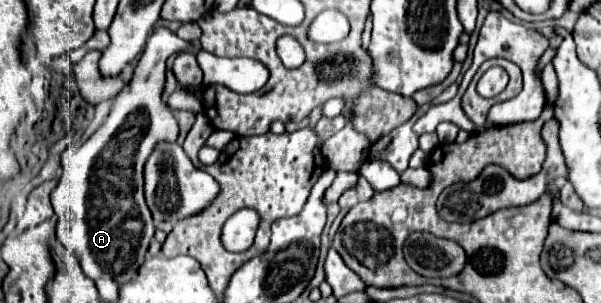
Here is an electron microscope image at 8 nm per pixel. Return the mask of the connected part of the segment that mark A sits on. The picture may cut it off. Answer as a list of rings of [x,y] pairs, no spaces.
[[[155,27],[151,37],[147,39],[147,47],[133,71],[131,81],[113,97],[109,117],[77,149],[77,155],[69,161],[69,165],[65,163],[65,173],[57,189],[51,193],[51,203],[59,217],[57,237],[67,249],[75,251],[81,269],[91,279],[113,279],[119,285],[123,285],[137,275],[141,263],[145,261],[145,253],[155,235],[155,225],[143,197],[143,169],[151,151],[155,151],[159,141],[175,143],[179,137],[179,125],[171,115],[167,103],[163,101],[163,89],[165,89],[165,61],[169,55],[181,49],[183,49],[183,39],[179,39],[175,33],[171,33],[165,27]]]

